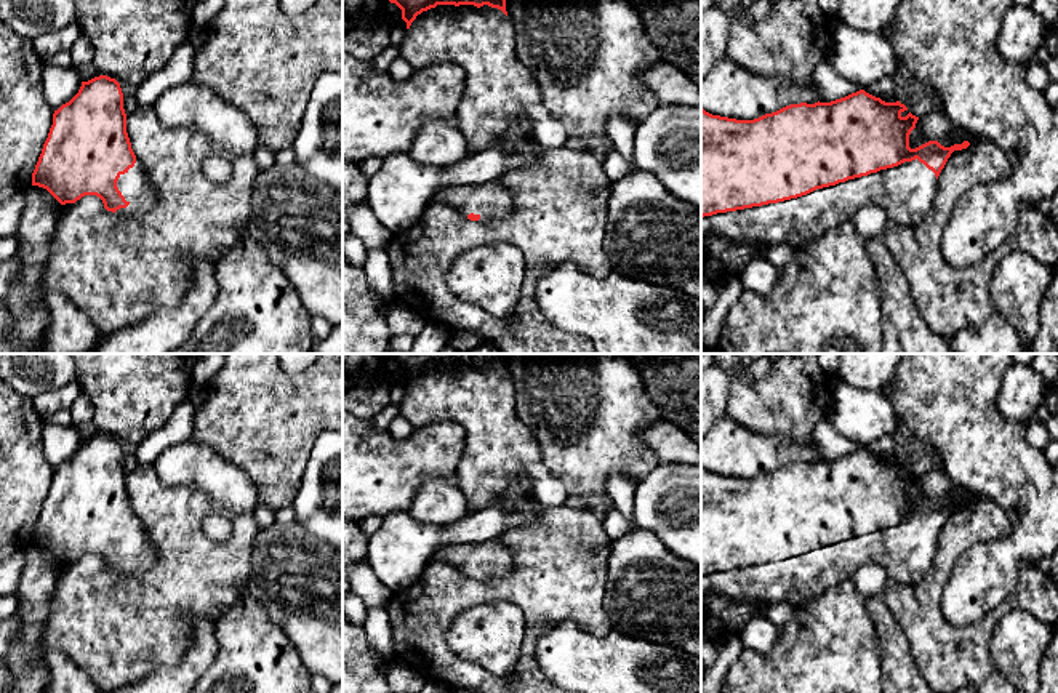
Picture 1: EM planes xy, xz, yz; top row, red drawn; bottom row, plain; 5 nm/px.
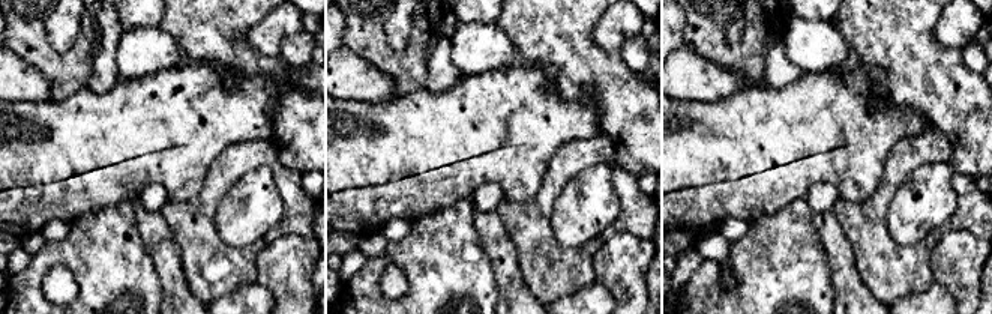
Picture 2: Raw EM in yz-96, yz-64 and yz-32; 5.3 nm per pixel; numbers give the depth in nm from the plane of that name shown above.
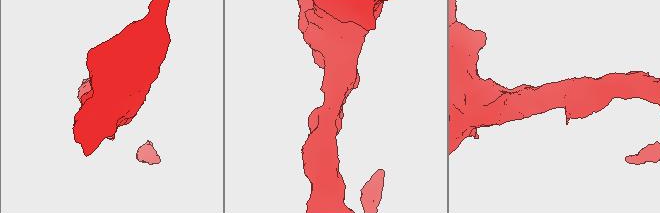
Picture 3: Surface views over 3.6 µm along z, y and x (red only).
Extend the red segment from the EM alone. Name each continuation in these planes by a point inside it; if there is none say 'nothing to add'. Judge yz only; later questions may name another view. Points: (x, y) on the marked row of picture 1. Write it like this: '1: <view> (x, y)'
1: yz (905, 192)

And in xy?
1: xy (135, 186)

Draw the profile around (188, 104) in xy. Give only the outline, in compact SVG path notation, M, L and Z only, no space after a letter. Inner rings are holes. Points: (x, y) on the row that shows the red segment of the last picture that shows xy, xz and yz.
M192 80L166 90L152 109L163 125L195 126L216 146L235 155L253 155L259 142L258 128L248 114Z

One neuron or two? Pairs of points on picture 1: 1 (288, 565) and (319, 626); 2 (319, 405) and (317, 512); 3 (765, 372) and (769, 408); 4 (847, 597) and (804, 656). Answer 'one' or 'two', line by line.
1: one
2: two
3: one
4: one

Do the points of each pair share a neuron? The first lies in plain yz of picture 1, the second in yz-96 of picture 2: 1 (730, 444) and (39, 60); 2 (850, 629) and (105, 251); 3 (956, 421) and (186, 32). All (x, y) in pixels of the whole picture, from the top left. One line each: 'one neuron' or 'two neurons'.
1: two neurons
2: one neuron
3: one neuron

